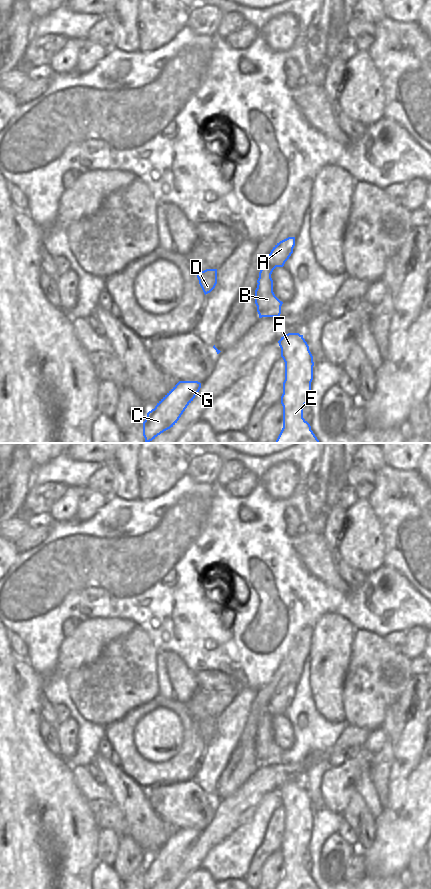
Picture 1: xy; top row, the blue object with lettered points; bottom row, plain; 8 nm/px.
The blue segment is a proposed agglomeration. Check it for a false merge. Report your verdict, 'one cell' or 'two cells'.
two cells

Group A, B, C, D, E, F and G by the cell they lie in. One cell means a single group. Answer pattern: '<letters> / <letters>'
A B D E F / C G

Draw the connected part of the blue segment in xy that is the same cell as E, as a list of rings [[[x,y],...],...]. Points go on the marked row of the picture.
[[[288,333],[278,343],[285,362],[285,380],[281,396],[283,428],[275,443],[320,443],[303,418],[313,380],[314,362],[309,346],[299,333]]]

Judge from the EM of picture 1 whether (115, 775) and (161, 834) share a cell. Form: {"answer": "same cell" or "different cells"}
{"answer": "same cell"}

